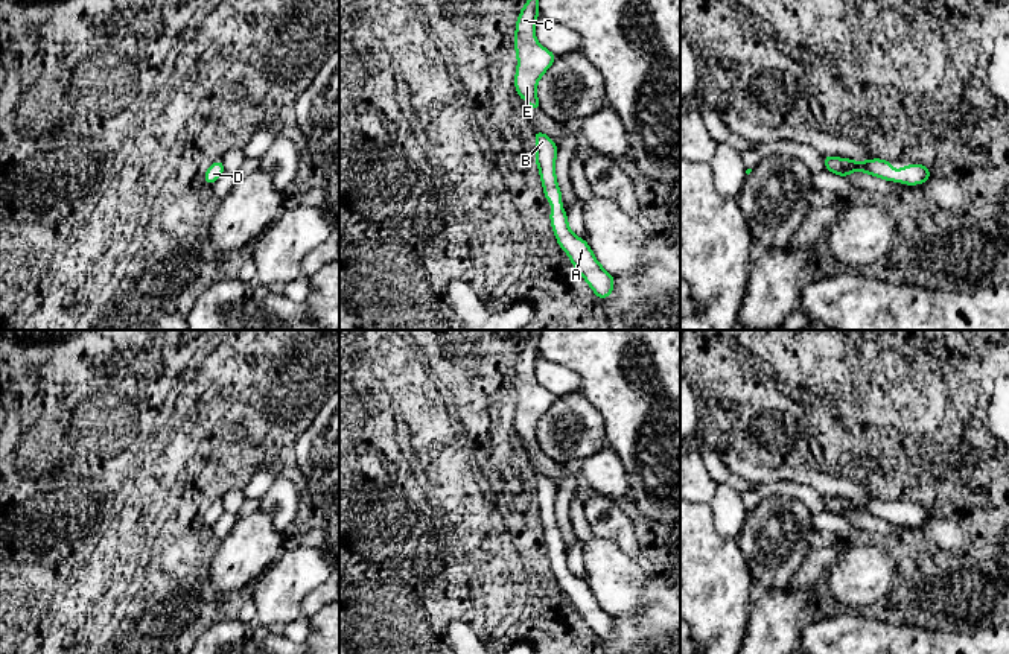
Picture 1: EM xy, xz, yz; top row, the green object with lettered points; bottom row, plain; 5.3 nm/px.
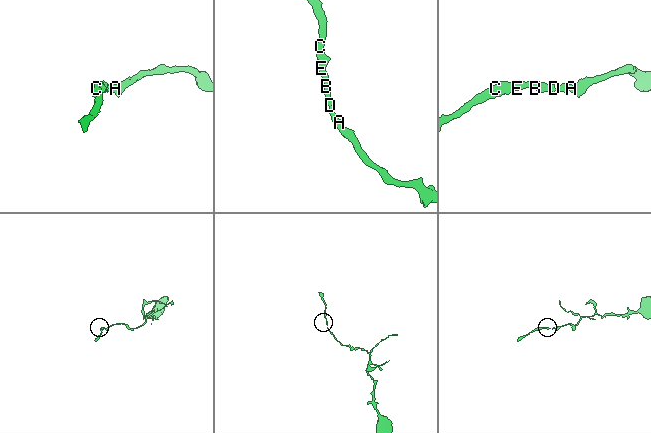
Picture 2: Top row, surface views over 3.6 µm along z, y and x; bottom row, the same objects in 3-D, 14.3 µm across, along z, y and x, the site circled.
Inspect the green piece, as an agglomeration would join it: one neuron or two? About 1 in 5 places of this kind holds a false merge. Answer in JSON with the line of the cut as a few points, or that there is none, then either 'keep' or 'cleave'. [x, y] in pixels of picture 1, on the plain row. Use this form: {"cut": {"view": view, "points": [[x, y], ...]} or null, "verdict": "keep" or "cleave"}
{"cut": null, "verdict": "keep"}

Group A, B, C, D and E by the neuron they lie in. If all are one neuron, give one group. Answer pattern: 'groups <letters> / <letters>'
groups A B C D E

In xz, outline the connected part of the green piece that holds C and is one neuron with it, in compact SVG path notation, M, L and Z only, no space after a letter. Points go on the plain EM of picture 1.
M537 332L524 345L514 376L514 389L517 394L514 427L517 437L534 452L542 450L536 433L537 423L557 398L552 392L542 388L534 377L536 360L539 359L539 338L540 333Z

